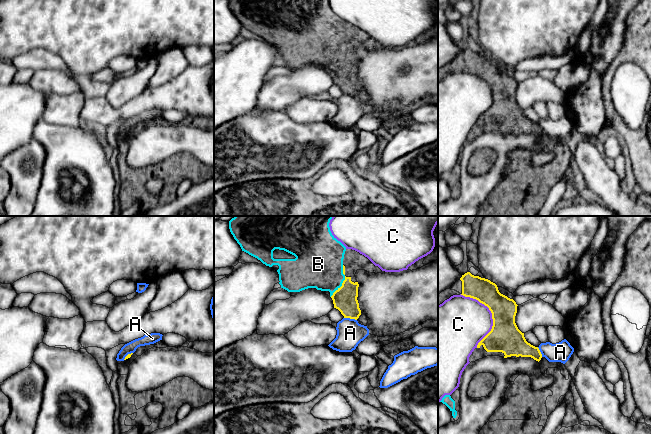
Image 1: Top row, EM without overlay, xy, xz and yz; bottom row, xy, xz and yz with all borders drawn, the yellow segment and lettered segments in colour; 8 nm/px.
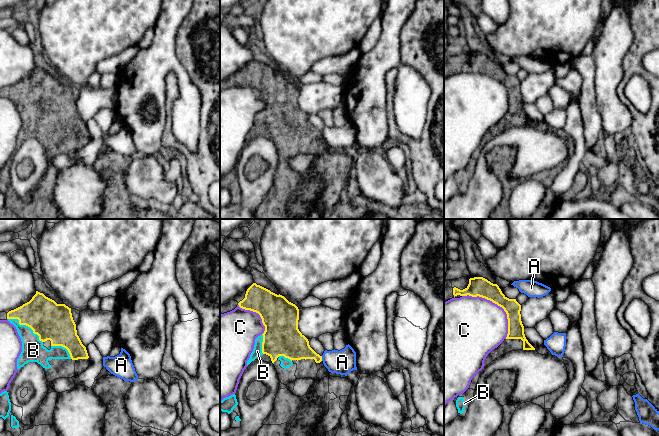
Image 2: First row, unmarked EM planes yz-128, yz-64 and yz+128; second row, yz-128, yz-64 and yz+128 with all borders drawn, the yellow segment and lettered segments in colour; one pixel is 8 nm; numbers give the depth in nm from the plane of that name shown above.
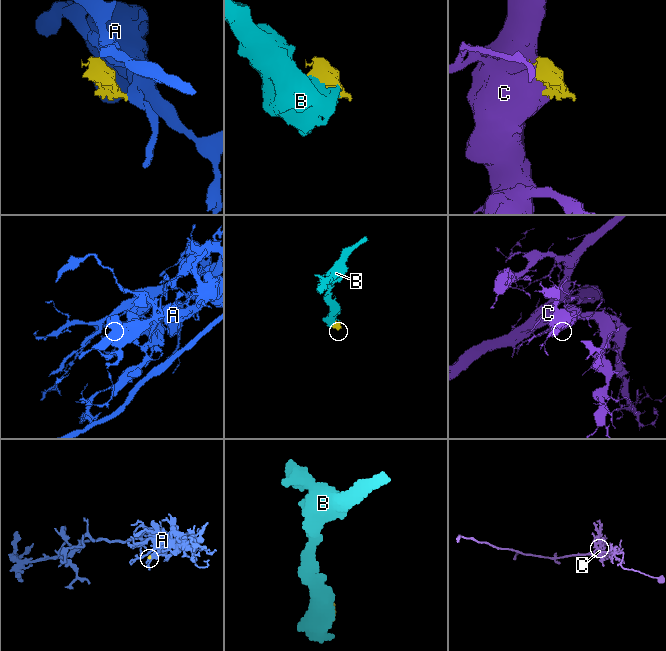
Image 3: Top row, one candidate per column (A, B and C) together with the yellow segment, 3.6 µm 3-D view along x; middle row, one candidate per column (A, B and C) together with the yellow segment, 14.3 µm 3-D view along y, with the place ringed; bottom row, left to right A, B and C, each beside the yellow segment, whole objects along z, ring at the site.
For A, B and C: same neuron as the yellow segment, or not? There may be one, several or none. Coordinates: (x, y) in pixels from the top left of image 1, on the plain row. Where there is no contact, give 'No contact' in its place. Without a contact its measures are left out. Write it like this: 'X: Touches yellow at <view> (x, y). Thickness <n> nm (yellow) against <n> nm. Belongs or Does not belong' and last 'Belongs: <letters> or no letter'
A: Touches yellow at xz (350, 94). Thickness 190 nm (yellow) against 220 nm. Does not belong
B: Touches yellow at xz (343, 57). Thickness 190 nm (yellow) against 380 nm. Belongs
C: Touches yellow at yz (492, 90). Thickness 240 nm (yellow) against 420 nm. Does not belong
Belongs: B

